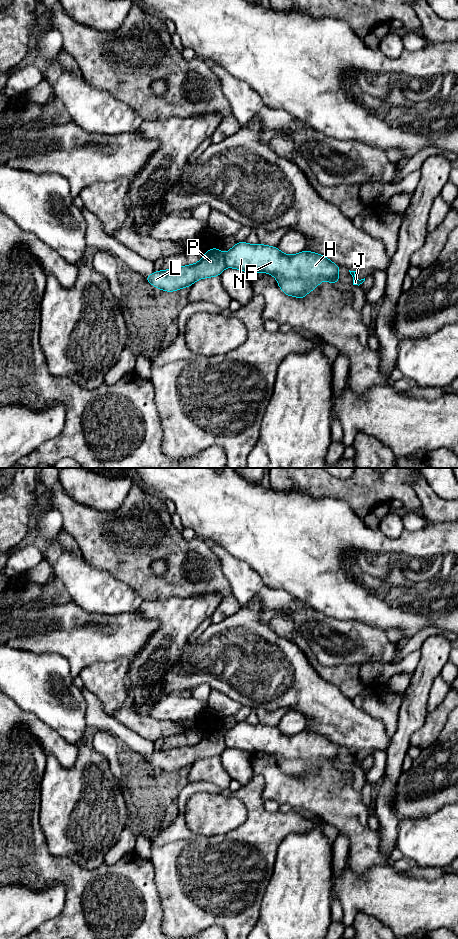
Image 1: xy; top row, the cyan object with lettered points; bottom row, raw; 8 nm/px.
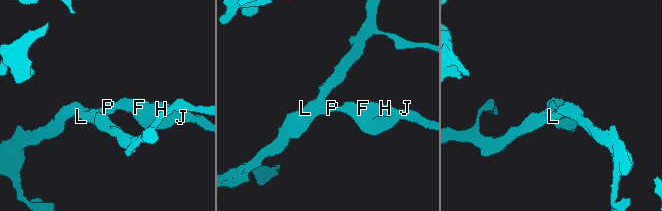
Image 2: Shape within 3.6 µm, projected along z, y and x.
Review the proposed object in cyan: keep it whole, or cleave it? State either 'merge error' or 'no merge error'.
merge error

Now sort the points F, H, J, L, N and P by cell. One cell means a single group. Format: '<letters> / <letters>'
F H J N / L P

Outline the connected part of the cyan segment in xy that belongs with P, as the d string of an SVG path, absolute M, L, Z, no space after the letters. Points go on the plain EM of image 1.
M211 728L195 744L155 751L144 757L154 767L173 772L190 767L199 759L220 756L225 747L224 734L218 728Z

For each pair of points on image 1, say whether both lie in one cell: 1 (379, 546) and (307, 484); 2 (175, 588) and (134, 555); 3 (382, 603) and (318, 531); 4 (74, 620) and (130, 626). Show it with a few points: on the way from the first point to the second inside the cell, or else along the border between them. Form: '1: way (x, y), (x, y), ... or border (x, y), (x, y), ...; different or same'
1: border (300, 492), (314, 497), (337, 497), (346, 503); different
2: way (163, 586), (158, 586), (139, 567); same
3: way (370, 583), (362, 575), (349, 572), (328, 551); same
4: way (88, 626), (116, 626); same

